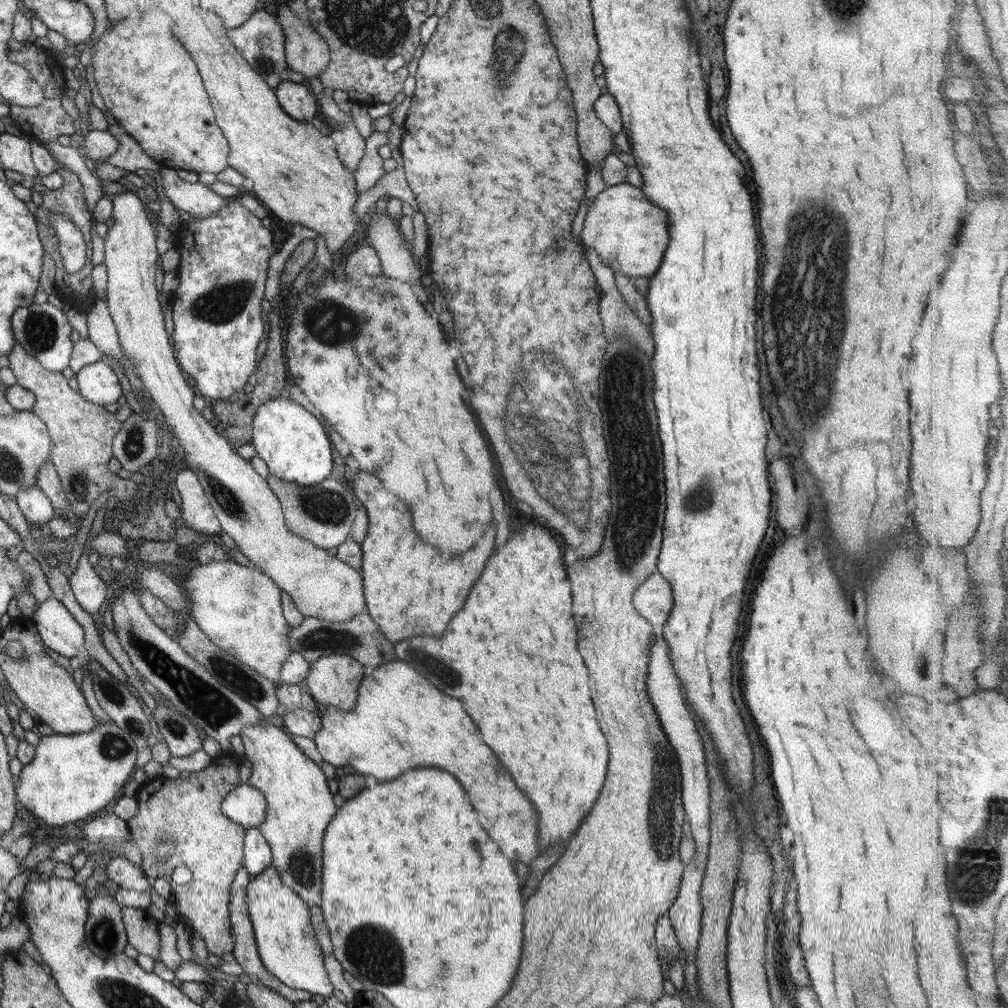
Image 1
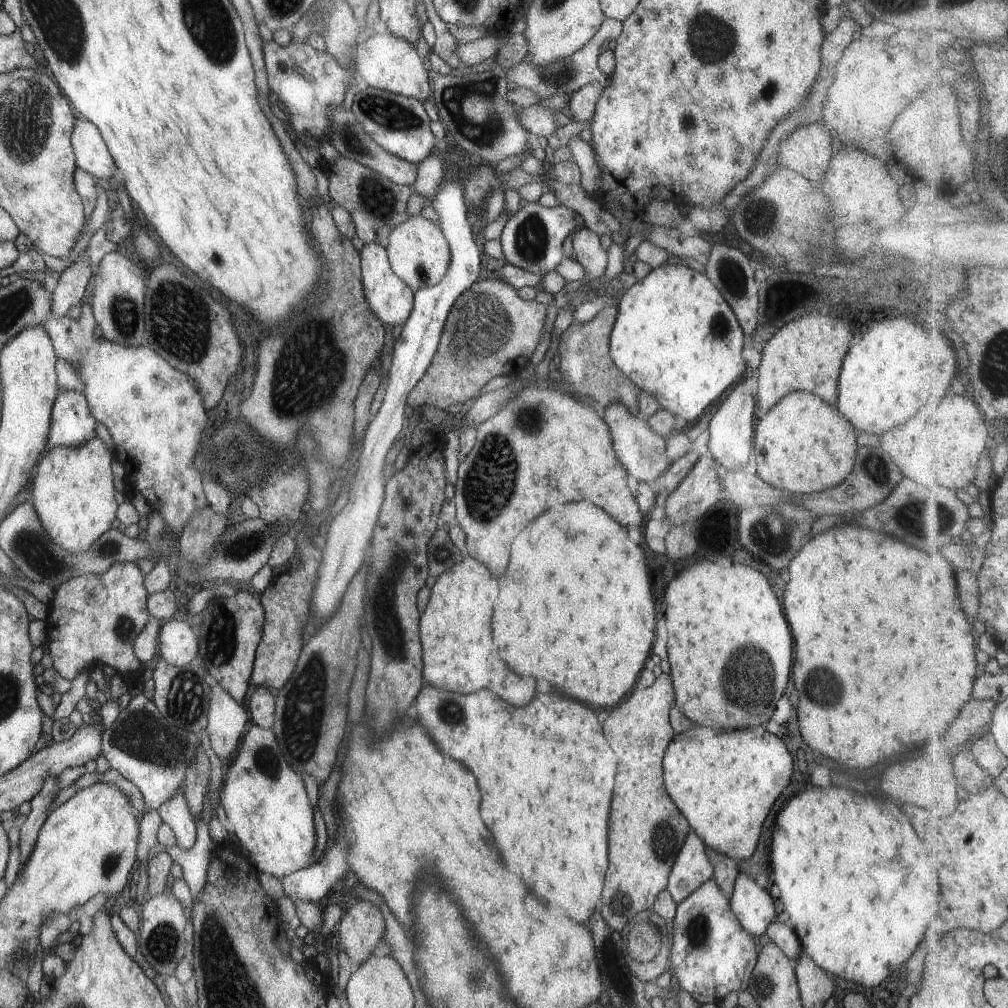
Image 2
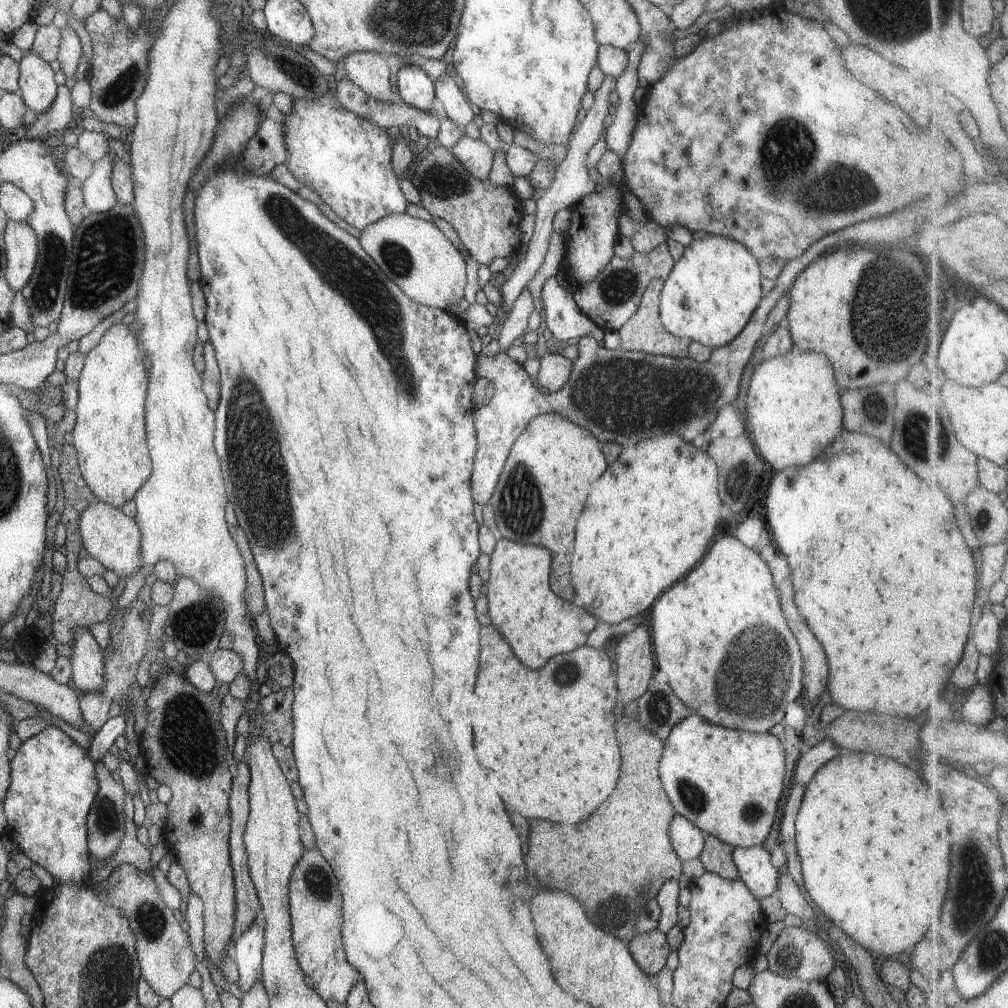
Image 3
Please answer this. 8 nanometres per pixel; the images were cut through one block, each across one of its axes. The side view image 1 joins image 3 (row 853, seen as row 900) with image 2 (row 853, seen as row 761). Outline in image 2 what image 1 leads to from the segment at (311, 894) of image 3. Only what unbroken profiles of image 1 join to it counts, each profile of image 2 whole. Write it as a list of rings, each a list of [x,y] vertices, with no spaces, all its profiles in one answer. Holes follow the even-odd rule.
[[[252,725],[241,738],[239,748],[224,766],[219,803],[226,814],[224,824],[237,837],[240,845],[247,850],[249,864],[256,872],[271,874],[277,879],[296,870],[315,864],[315,828],[313,809],[303,786],[302,776],[293,772],[279,750],[272,729]]]

